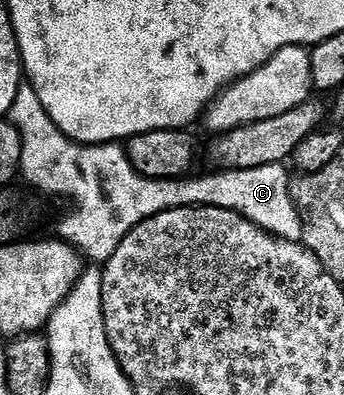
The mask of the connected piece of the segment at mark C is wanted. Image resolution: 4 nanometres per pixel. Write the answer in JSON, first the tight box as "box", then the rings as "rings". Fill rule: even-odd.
{"box":[210,164,305,242],"rings":[[[280,164],[224,170],[224,175],[229,179],[229,193],[221,193],[221,201],[213,201],[210,206],[230,209],[243,215],[260,229],[266,229],[268,233],[274,233],[288,241],[300,242],[305,235],[305,223],[293,202],[291,176],[285,168],[284,164]]]}

